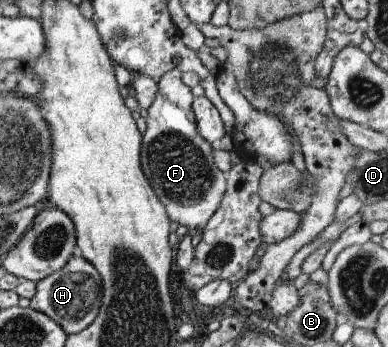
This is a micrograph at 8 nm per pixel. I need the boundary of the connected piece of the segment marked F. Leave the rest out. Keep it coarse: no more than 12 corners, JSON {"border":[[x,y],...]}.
{"border":[[182,72],[157,82],[141,166],[170,221],[201,235],[227,172]]}

